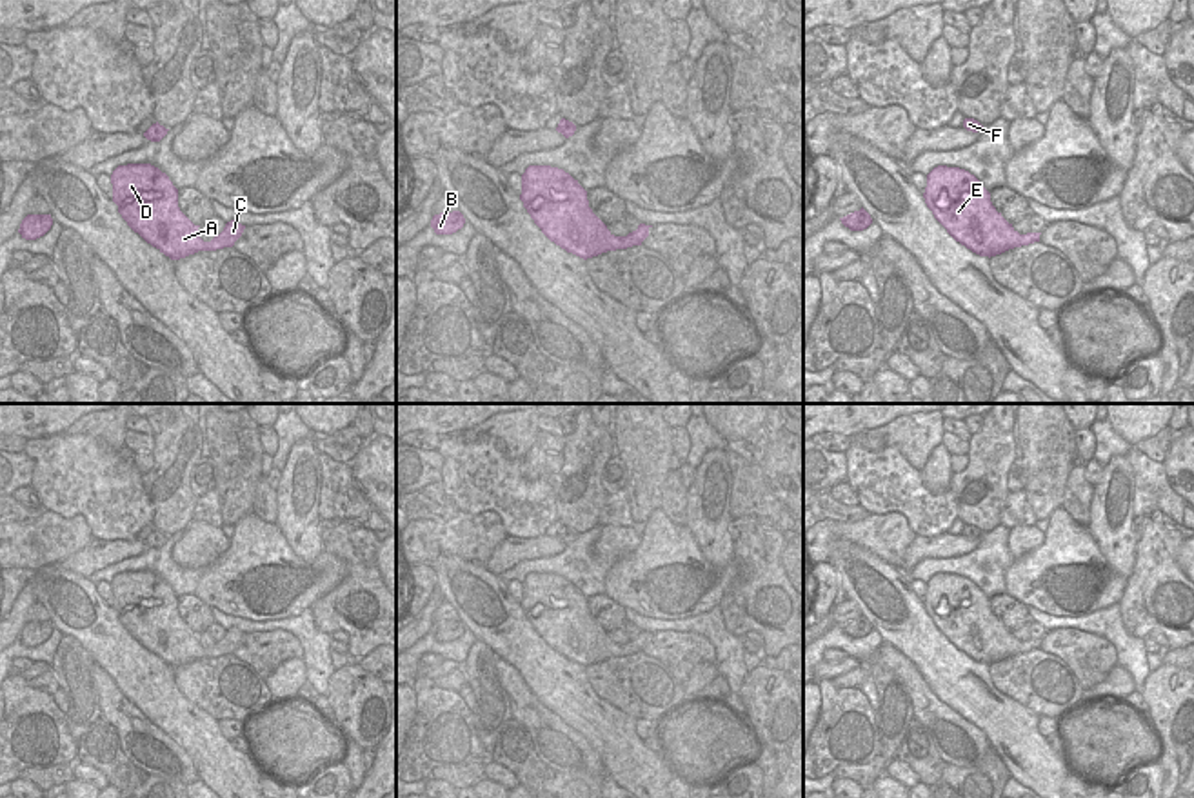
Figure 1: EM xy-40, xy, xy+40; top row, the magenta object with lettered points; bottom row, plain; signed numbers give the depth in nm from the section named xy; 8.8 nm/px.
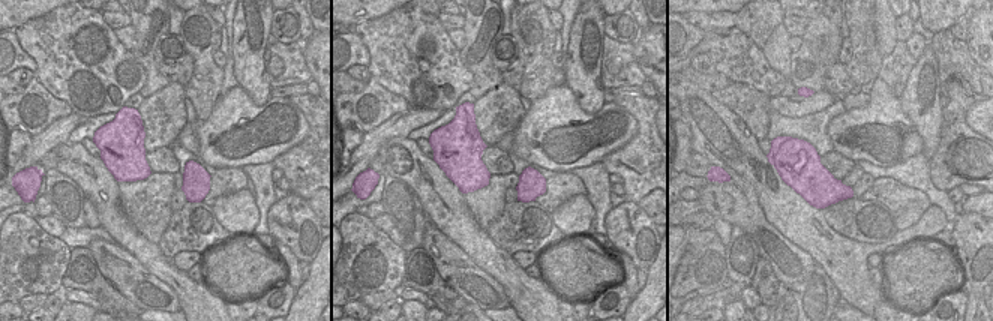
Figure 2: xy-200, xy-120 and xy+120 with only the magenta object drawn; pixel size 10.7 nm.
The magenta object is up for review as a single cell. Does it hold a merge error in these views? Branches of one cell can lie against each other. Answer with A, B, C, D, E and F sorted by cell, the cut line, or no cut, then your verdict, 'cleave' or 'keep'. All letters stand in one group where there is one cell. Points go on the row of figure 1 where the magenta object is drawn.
A B C D E F; no cut; keep

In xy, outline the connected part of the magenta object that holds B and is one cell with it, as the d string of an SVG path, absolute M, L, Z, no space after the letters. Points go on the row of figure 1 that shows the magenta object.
M460 211L440 213L440 214L434 214L431 220L431 227L434 229L436 234L453 234L458 229L462 229L463 224L465 224L465 218Z

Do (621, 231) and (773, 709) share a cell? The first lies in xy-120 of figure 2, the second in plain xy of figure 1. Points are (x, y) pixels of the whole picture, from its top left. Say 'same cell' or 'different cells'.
same cell

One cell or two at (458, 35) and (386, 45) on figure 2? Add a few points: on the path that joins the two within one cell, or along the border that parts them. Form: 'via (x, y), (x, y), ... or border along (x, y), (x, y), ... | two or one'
border along (447, 32), (459, 50) | two

